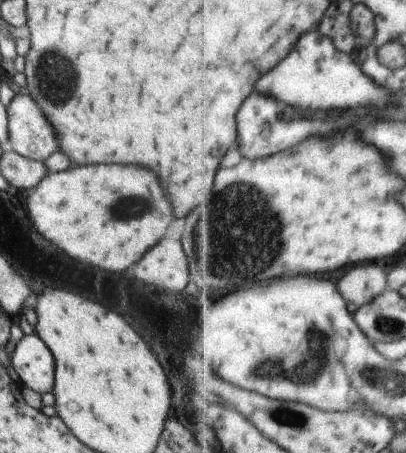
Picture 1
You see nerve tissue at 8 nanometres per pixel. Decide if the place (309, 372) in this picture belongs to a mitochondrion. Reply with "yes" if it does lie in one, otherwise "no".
yes

